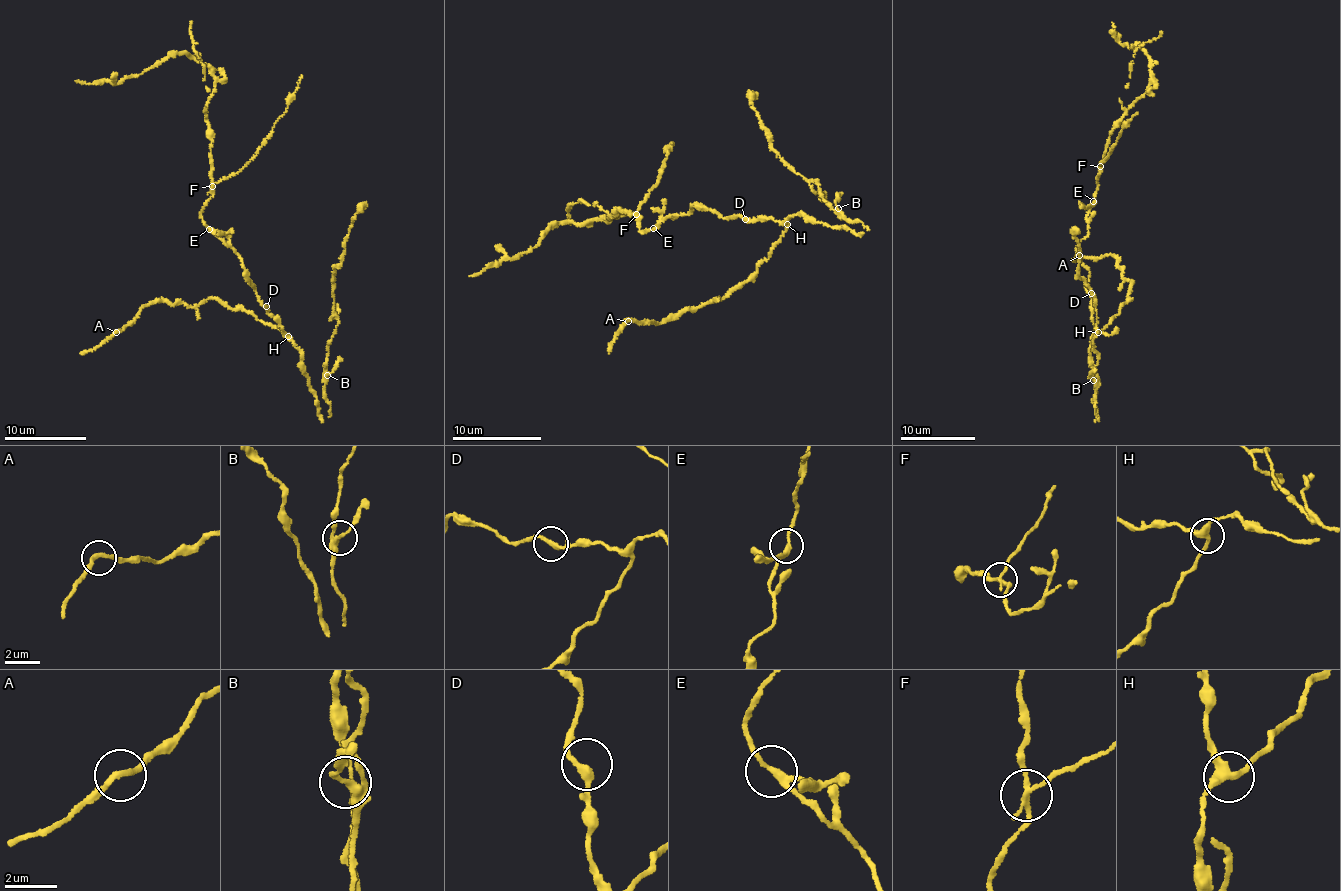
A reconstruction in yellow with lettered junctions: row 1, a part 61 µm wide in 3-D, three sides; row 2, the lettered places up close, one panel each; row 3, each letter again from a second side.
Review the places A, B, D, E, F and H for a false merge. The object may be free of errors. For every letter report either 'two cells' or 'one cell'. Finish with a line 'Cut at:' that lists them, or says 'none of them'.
A: one cell
B: one cell
D: one cell
E: one cell
F: two cells
H: one cell
Cut at: F

